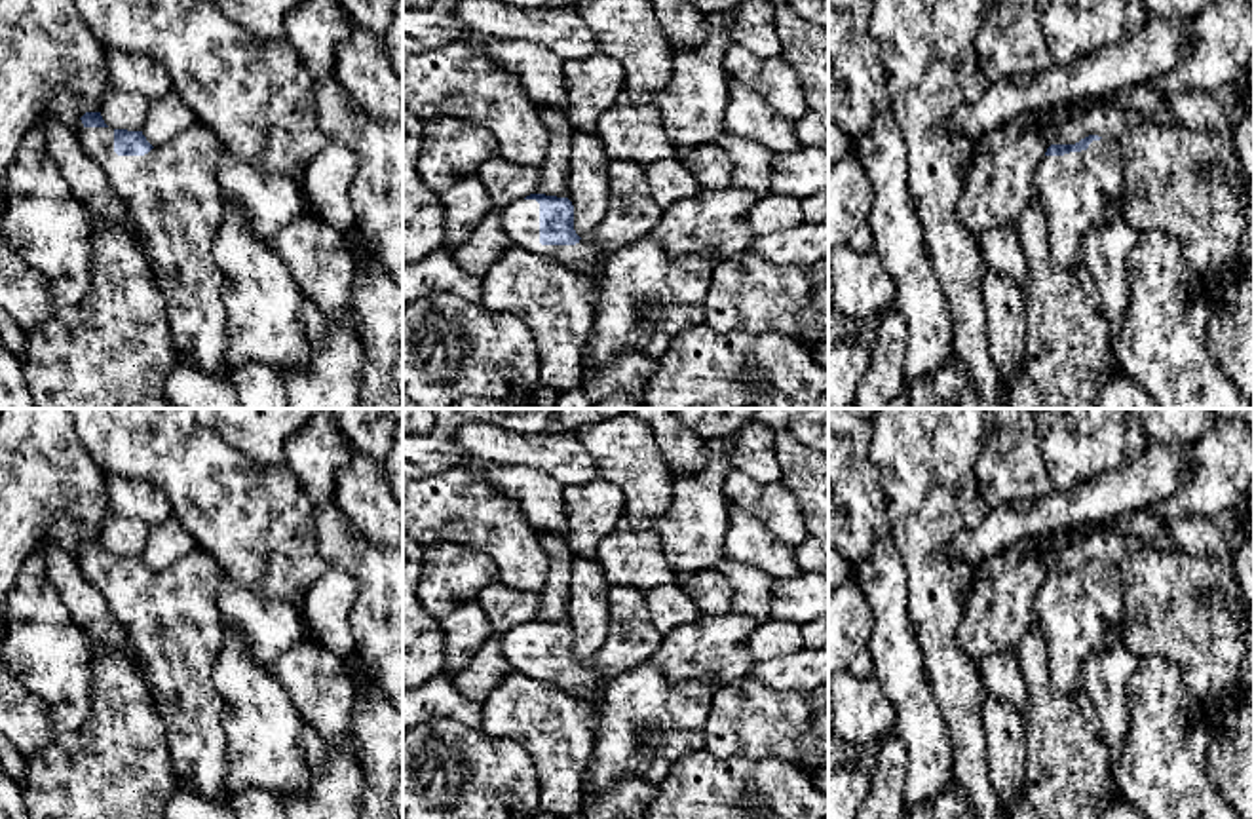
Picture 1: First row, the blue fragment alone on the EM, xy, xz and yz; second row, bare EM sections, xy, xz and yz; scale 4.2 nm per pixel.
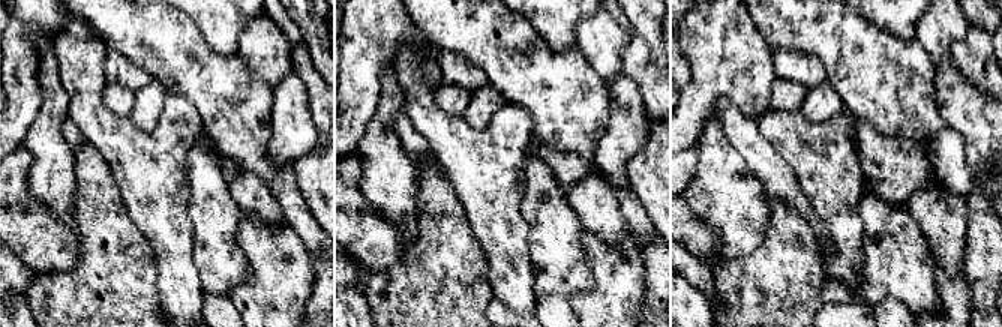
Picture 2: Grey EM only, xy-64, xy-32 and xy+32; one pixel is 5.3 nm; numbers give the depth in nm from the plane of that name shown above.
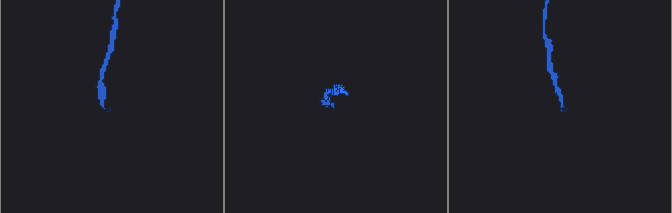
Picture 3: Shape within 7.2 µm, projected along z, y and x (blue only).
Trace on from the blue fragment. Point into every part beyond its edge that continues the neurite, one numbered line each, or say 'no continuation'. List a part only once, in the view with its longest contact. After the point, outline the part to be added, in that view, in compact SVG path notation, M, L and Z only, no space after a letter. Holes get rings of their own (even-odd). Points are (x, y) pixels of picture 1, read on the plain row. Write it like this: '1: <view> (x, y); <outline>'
1: xz (631, 639); M616 585L610 587L610 629L589 665L580 665L576 671L542 671L536 625L511 627L498 633L498 638L502 654L515 671L580 697L589 688L602 694L616 676L644 663L663 635L652 623L644 593Z

